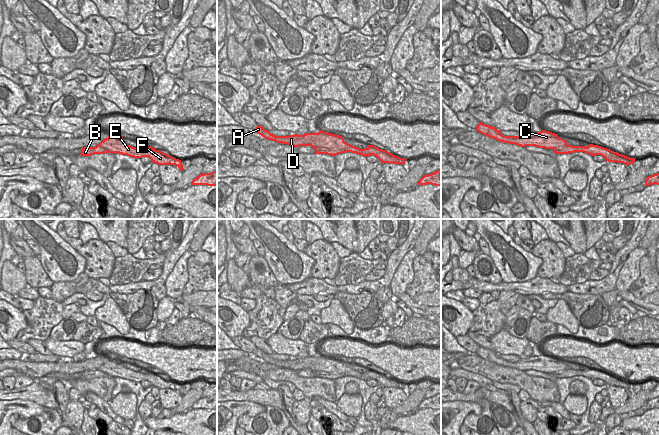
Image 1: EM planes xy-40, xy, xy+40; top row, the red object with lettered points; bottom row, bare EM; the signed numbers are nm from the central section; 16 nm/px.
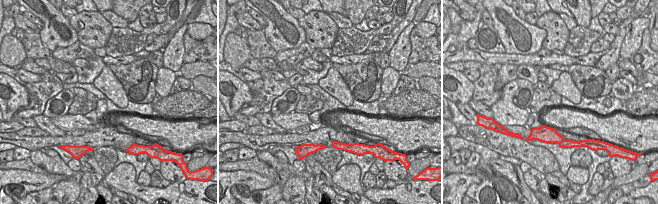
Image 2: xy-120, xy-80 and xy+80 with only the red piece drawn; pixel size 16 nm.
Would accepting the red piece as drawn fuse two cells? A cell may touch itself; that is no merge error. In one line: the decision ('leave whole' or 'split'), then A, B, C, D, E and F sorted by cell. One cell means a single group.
split | A C D E F / B

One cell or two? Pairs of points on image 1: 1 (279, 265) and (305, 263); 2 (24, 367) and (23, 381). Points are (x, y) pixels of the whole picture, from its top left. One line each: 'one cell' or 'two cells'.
1: one cell
2: two cells

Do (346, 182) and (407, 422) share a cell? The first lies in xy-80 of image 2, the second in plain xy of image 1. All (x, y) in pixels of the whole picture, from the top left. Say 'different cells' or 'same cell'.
same cell

